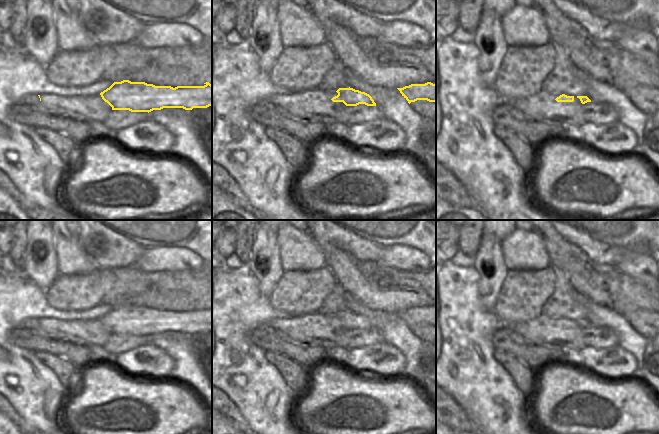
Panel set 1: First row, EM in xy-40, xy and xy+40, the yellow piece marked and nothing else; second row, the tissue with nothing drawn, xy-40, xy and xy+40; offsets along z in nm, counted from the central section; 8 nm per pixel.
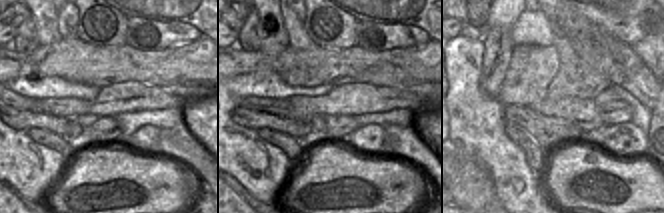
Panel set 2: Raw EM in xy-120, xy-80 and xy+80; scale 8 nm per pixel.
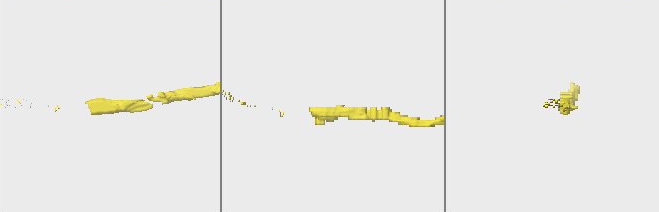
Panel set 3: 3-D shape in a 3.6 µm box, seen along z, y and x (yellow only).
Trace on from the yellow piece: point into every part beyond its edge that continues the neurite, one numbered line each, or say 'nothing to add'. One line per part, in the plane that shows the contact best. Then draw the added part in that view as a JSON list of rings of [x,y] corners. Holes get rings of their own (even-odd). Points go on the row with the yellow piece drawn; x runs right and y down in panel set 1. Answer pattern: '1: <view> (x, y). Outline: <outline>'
1: xy-40 (32, 100). Outline: [[[31,94],[29,96],[23,96],[17,102],[17,104],[25,104],[27,106],[36,106],[40,103],[40,98],[38,94]]]

